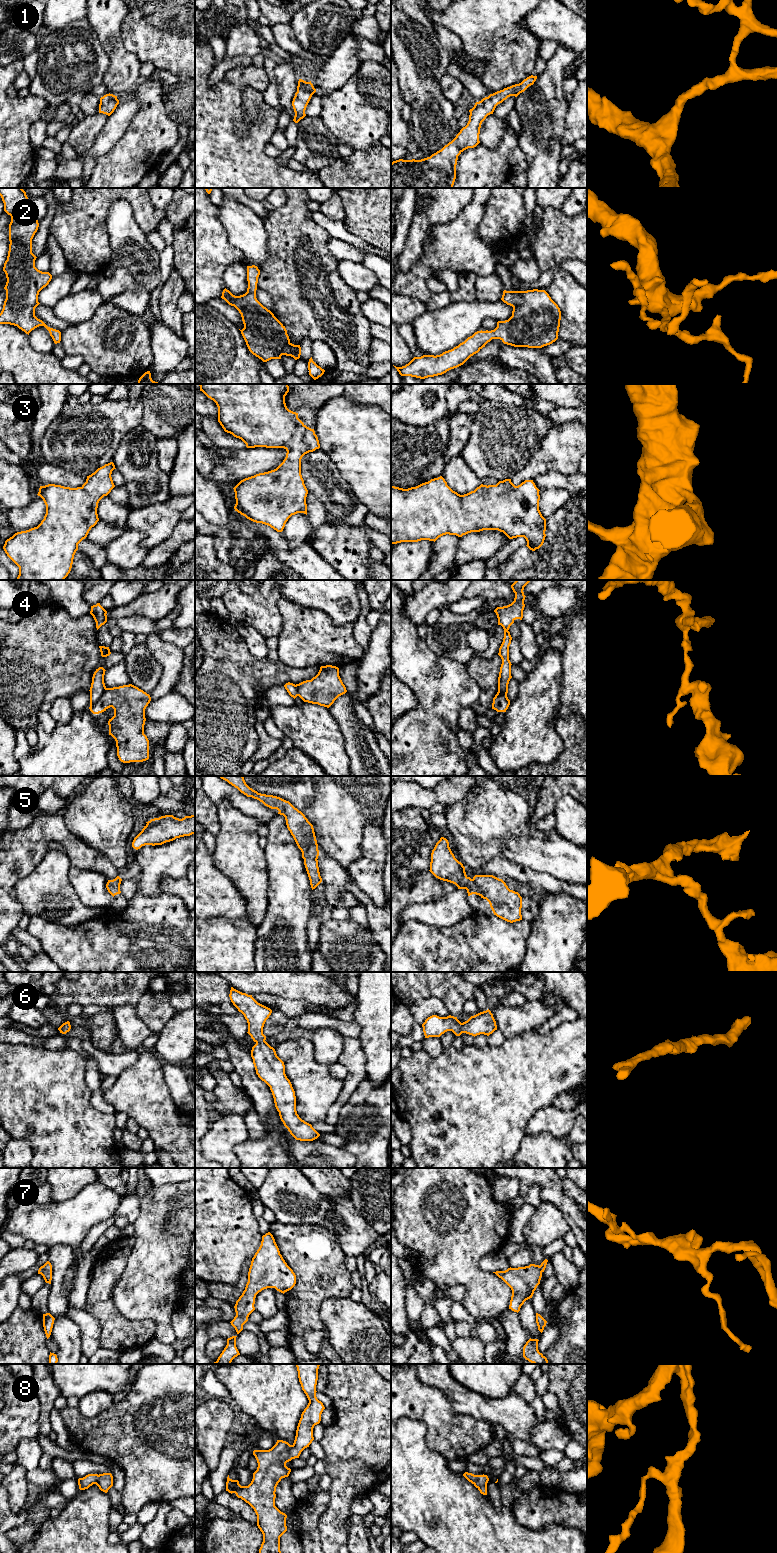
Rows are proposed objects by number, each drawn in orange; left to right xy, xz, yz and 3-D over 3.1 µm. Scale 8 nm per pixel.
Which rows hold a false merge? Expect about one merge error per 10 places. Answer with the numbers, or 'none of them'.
4

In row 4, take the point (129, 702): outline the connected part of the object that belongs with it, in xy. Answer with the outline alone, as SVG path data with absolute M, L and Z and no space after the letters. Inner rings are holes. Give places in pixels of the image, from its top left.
M129 684L106 688L100 699L90 705L93 714L99 714L112 707L114 716L109 719L109 735L116 741L117 756L123 763L143 762L149 759L149 740L144 734L145 709L151 701L149 694L138 687Z

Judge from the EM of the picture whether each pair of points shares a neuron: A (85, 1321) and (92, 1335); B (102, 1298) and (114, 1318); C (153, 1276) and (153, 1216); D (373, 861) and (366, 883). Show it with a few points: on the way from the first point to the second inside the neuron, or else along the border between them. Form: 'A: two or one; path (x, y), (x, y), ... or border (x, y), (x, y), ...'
A: one; path (87, 1324), (90, 1332)
B: one; path (102, 1303), (102, 1306), (109, 1313)
C: one; path (153, 1261), (153, 1231)
D: one; path (370, 866), (368, 878)

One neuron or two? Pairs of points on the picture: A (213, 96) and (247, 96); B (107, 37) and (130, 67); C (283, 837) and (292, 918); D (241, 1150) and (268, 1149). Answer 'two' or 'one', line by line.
A: two
B: one
C: one
D: one

